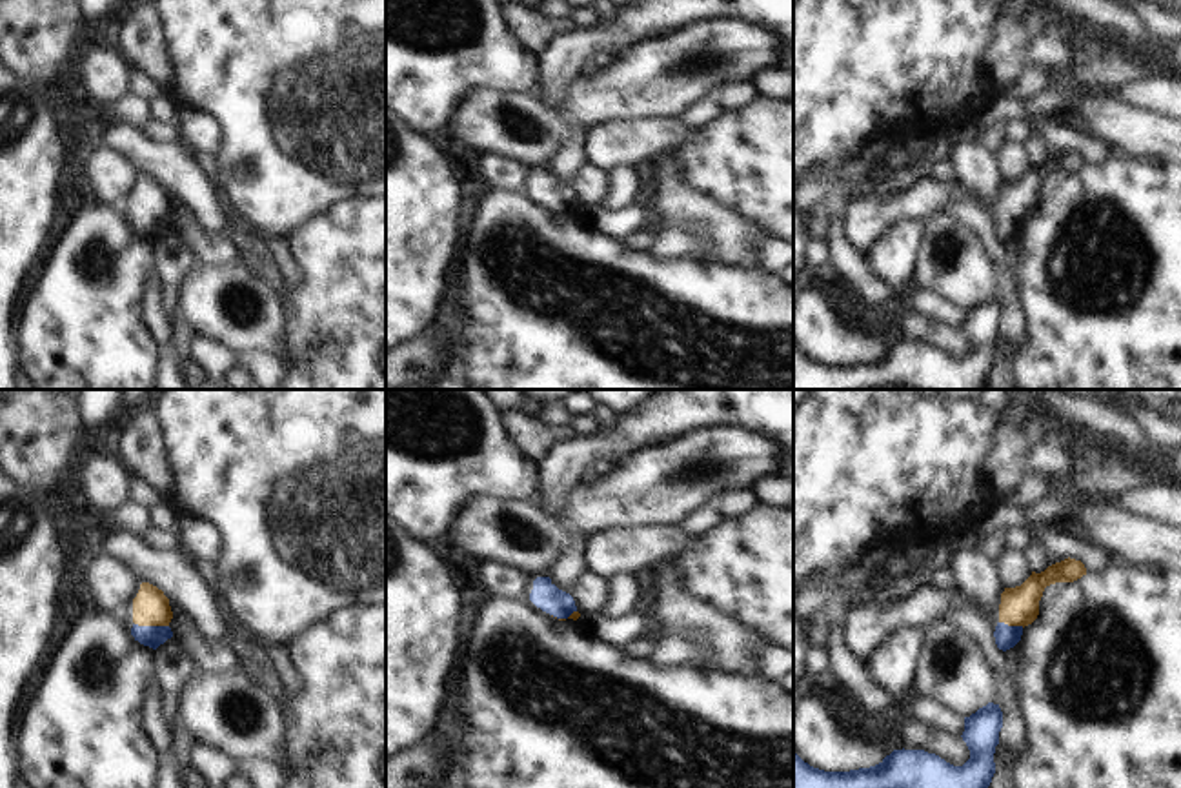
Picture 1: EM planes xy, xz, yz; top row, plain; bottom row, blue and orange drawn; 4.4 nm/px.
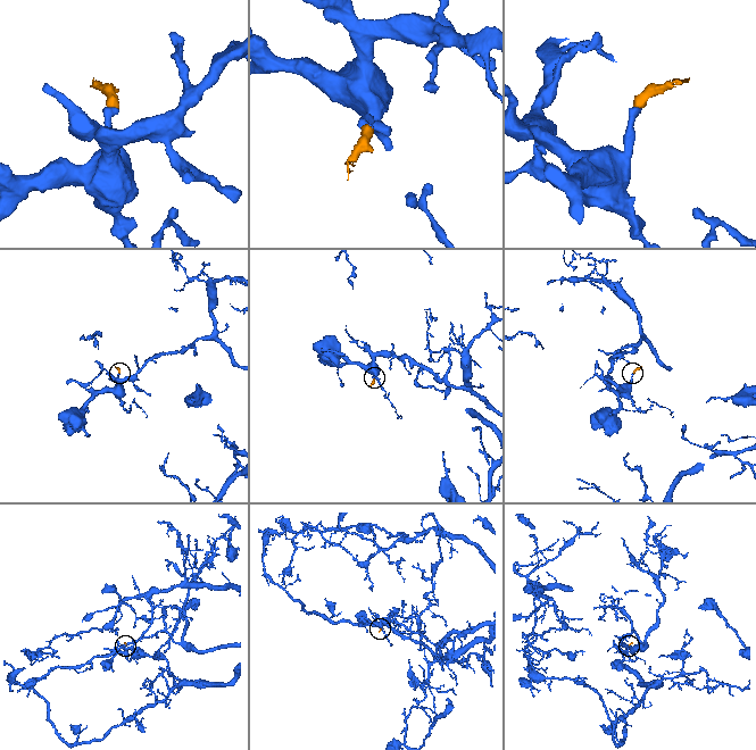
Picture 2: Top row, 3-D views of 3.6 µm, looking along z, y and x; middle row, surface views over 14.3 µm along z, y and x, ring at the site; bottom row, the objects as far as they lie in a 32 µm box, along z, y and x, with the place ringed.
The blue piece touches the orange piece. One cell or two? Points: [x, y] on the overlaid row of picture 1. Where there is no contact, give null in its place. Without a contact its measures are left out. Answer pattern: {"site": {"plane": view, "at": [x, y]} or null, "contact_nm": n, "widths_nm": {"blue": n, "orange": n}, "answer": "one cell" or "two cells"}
{"site": {"plane": "xy", "at": [151, 626]}, "contact_nm": 150, "widths_nm": {"blue": 100, "orange": 160}, "answer": "one cell"}

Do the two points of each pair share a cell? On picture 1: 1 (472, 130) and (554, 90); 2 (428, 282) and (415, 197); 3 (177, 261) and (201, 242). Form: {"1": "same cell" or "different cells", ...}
{"1": "different cells", "2": "same cell", "3": "different cells"}

